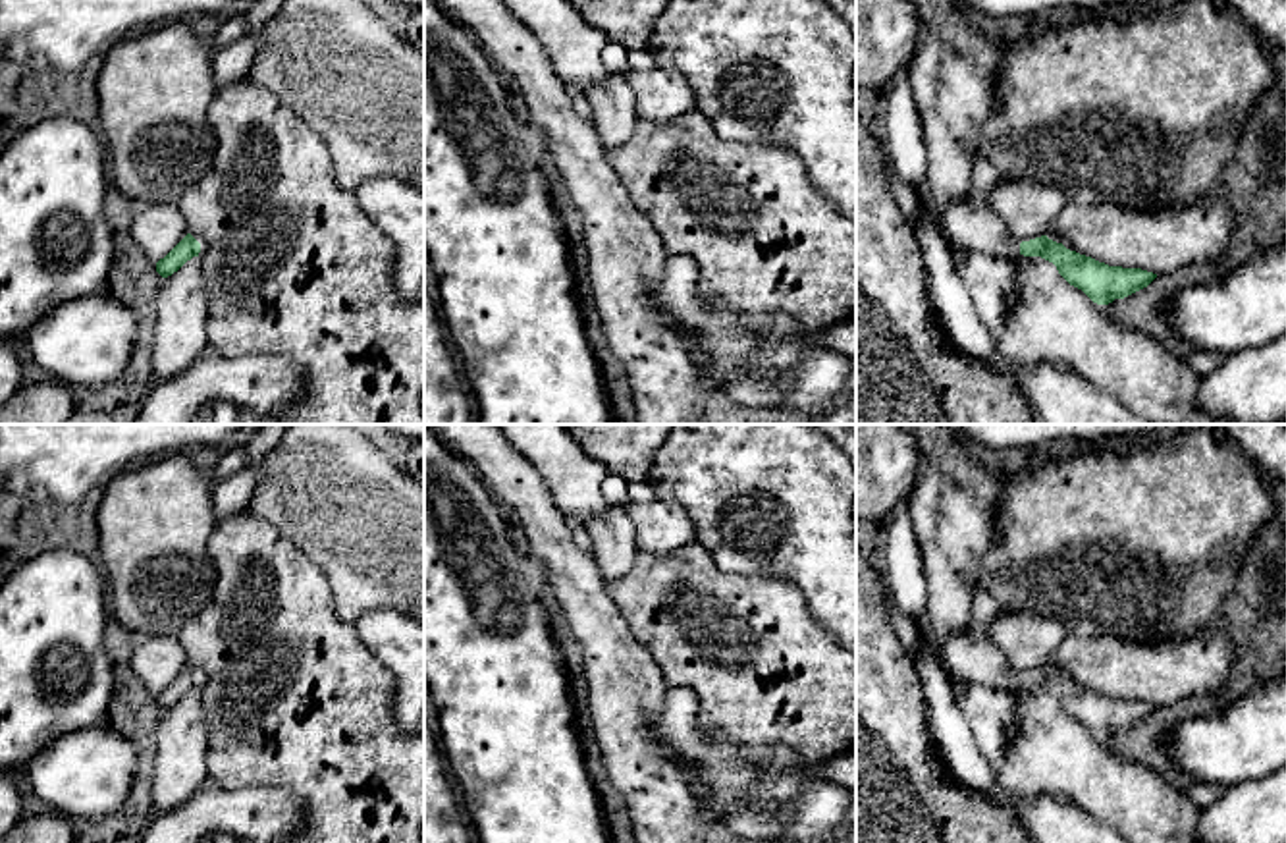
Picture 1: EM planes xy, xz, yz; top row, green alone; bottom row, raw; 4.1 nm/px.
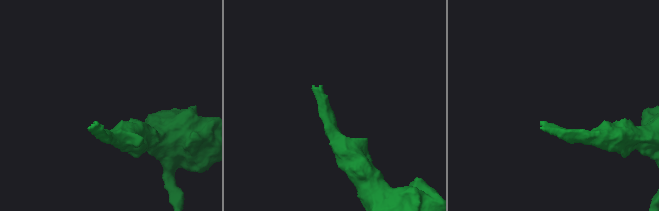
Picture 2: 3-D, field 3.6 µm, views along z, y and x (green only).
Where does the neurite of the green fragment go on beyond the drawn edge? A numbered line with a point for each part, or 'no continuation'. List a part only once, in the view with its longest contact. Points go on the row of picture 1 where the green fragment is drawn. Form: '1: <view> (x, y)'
1: yz (972, 224)

